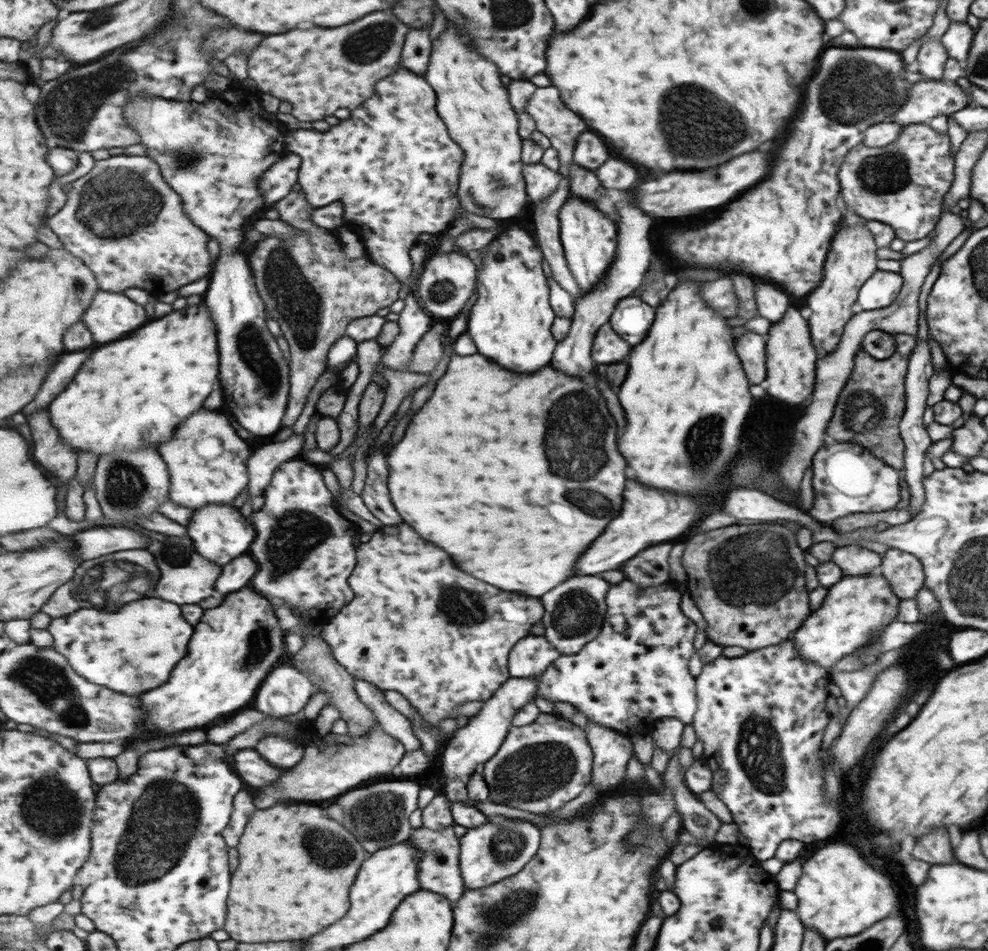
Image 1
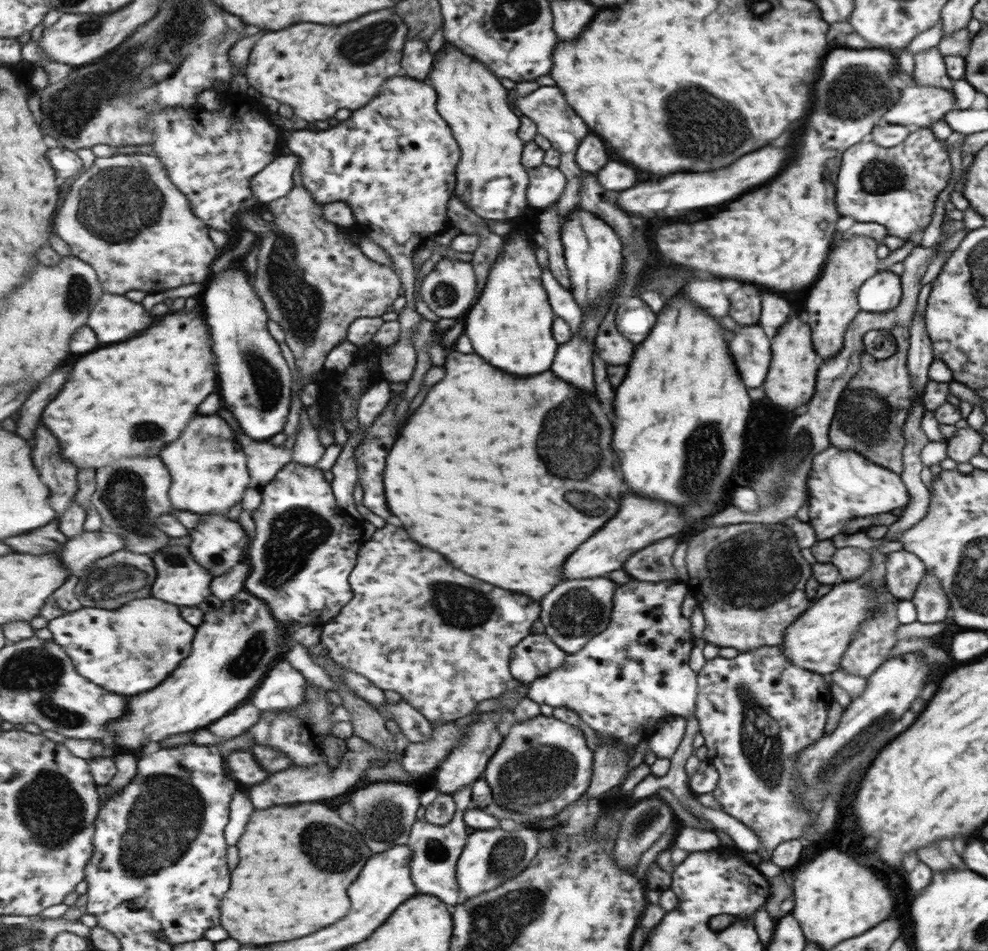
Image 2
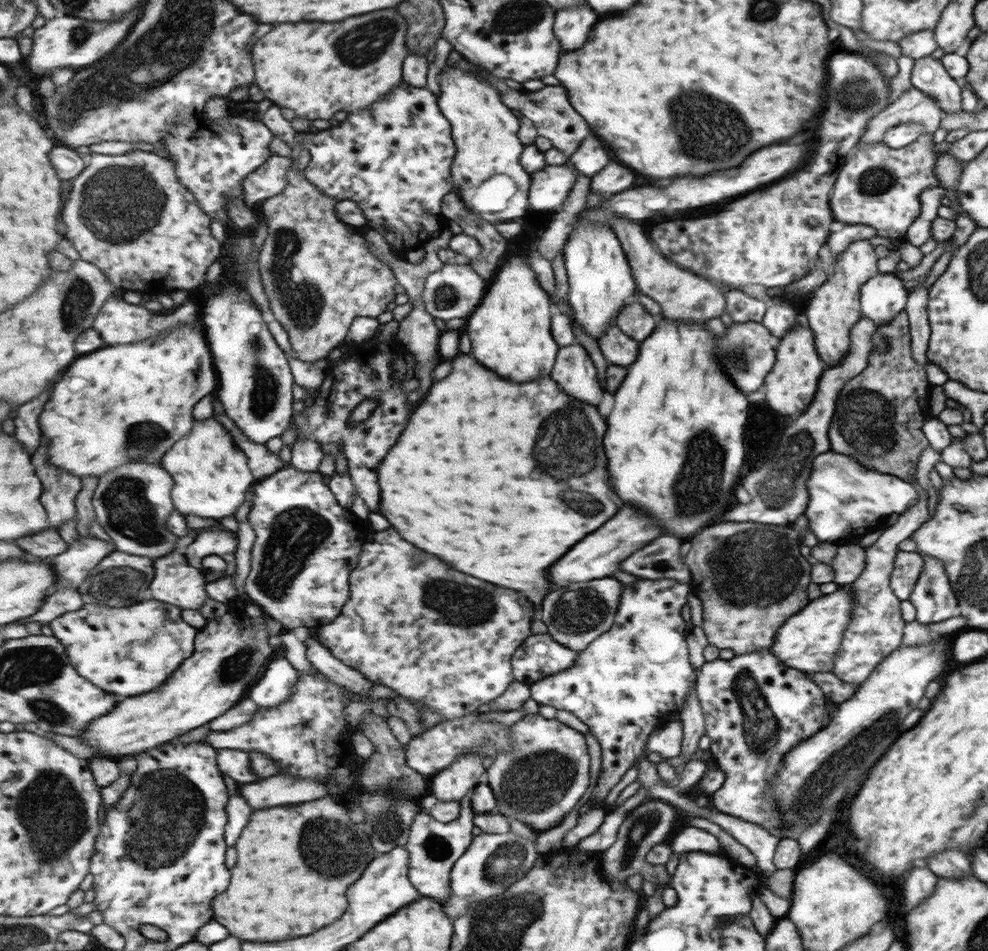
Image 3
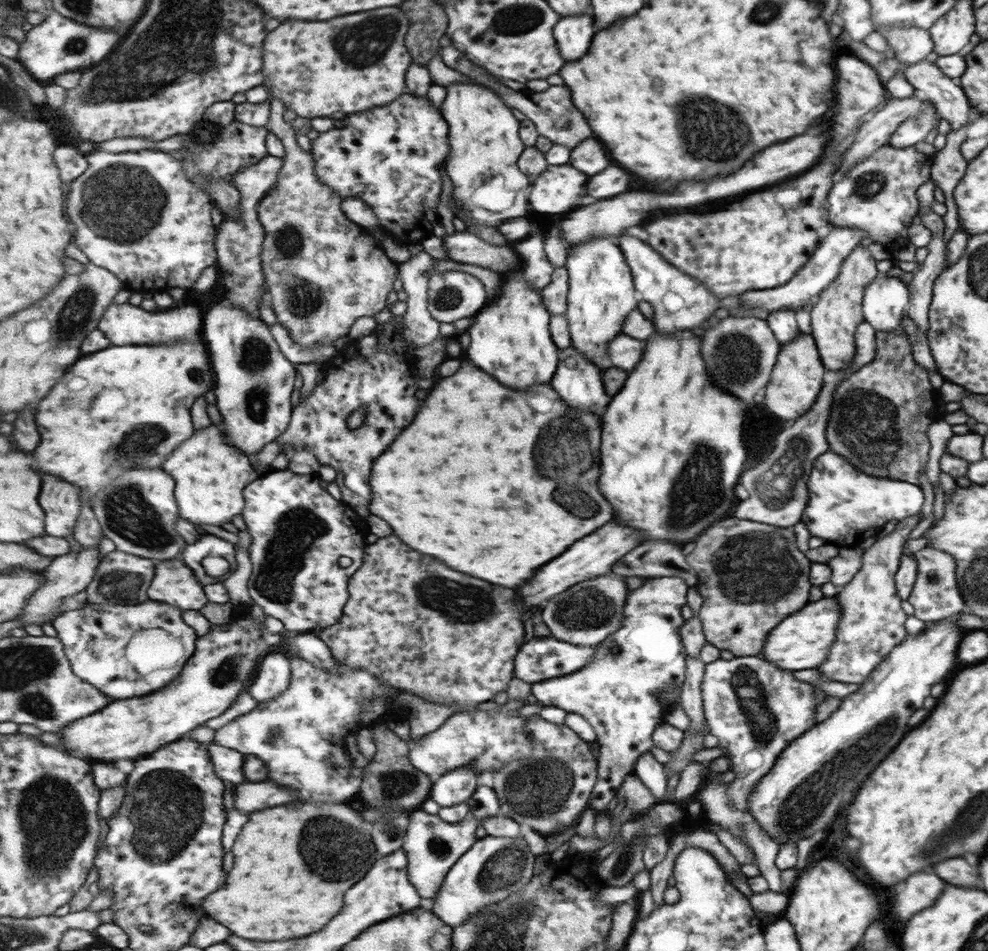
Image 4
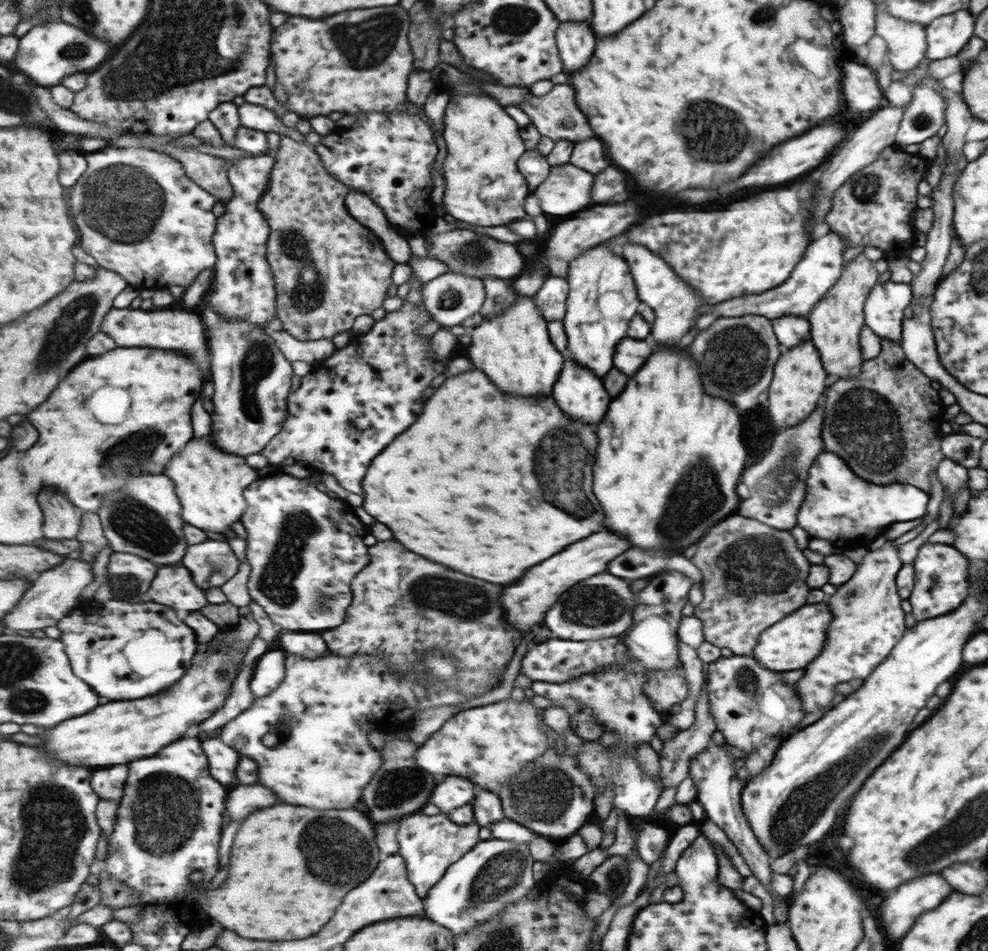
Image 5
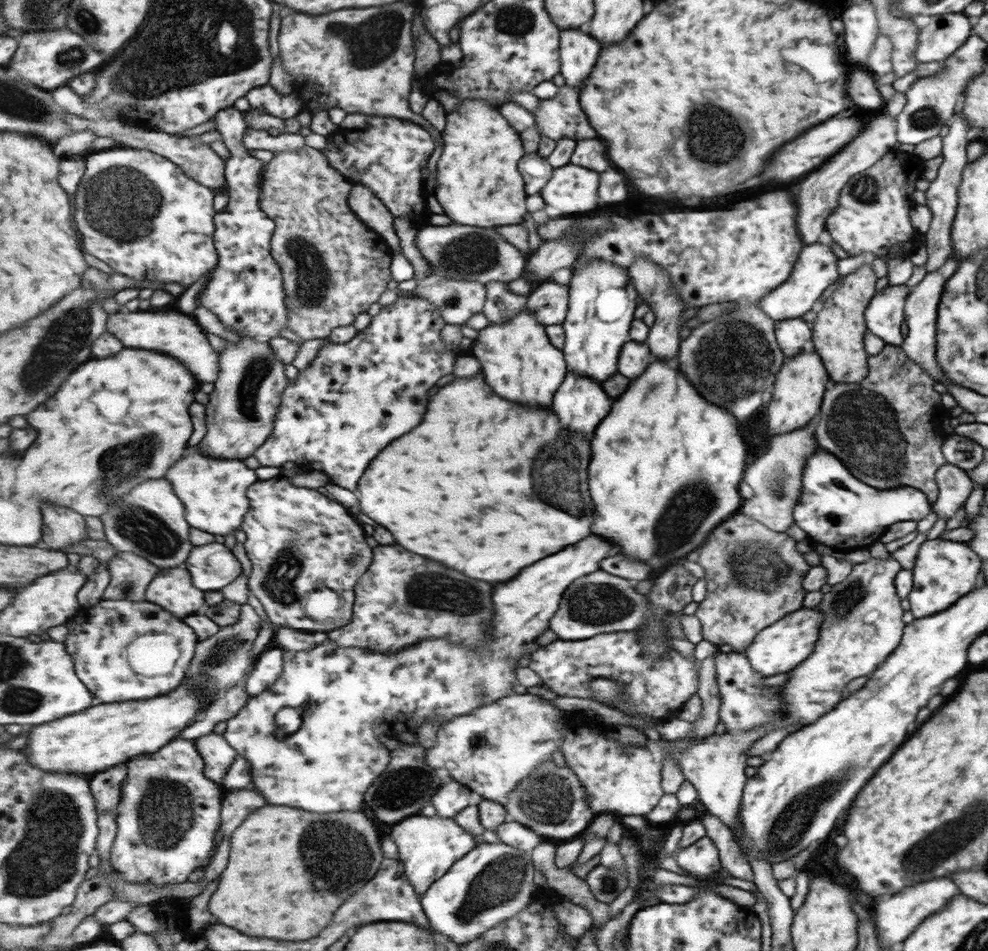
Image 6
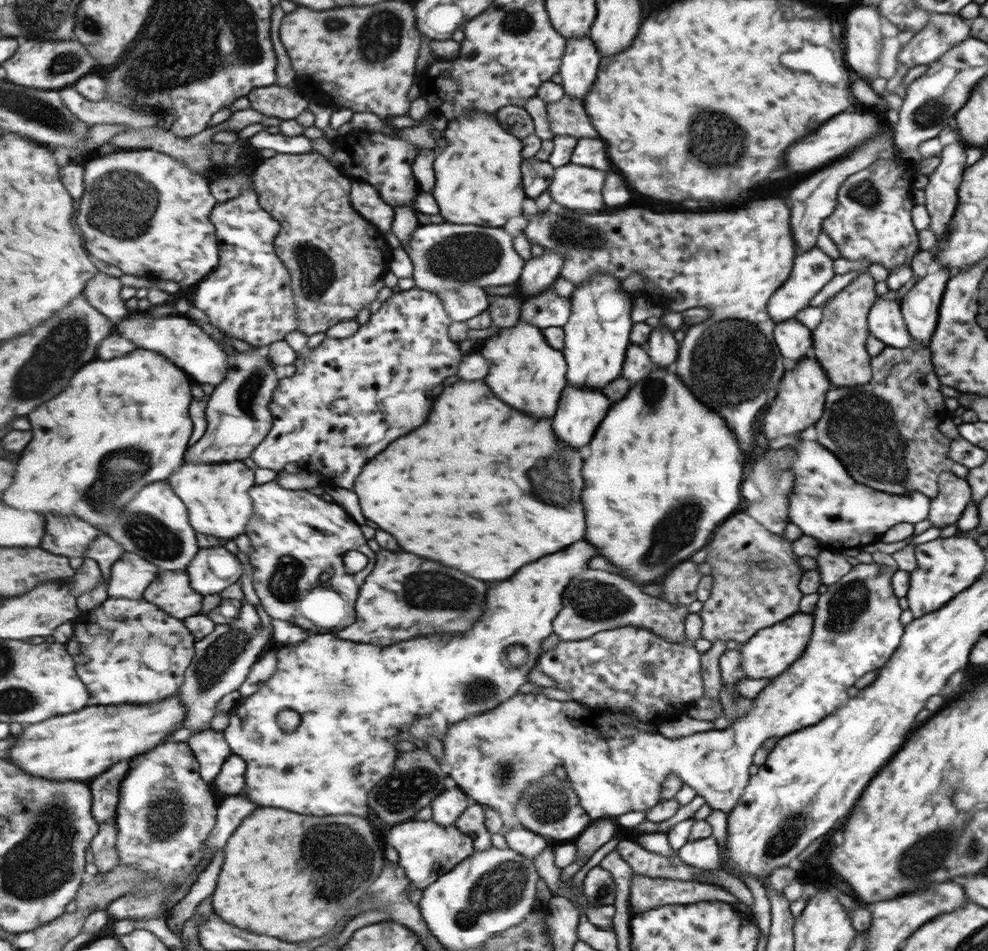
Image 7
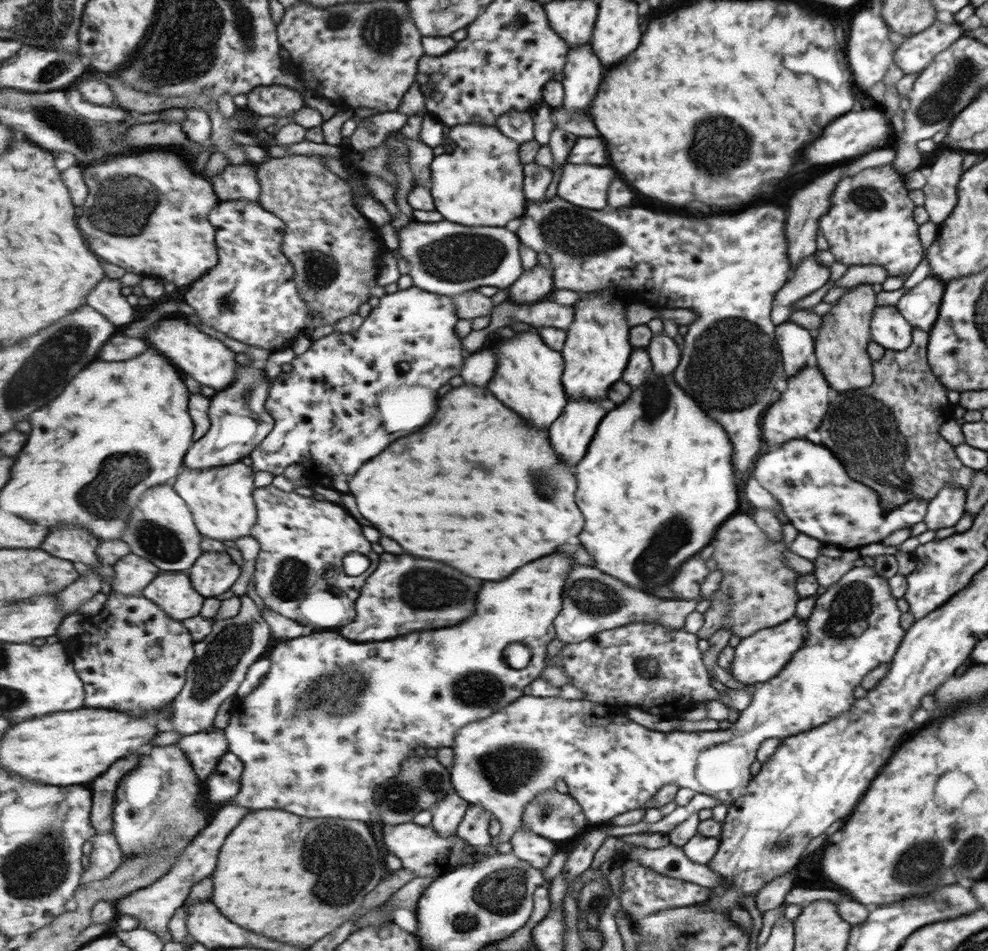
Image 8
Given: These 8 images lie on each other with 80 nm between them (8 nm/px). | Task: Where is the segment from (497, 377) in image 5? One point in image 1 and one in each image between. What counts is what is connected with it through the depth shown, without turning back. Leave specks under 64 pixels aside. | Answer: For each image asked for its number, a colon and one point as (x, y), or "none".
1: (511, 321)
2: (511, 325)
3: (511, 330)
4: (512, 339)

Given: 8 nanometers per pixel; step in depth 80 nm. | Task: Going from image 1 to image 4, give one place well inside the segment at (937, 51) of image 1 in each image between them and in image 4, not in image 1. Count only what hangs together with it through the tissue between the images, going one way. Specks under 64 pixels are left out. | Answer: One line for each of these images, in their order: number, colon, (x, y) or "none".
2: (929, 70)
3: (928, 74)
4: (949, 100)

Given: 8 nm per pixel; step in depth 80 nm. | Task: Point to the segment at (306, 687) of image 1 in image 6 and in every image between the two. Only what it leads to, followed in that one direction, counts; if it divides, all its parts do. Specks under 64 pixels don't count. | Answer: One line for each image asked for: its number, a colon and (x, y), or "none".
2: (284, 688)
3: (278, 683)
4: (273, 677)
5: (270, 672)
6: (267, 670)

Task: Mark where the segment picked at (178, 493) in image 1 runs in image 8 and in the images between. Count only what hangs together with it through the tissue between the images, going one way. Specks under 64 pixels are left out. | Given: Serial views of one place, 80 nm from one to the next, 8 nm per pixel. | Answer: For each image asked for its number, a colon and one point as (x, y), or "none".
2: (211, 476)
3: (211, 474)
4: (211, 475)
5: (210, 482)
6: (214, 490)
7: (217, 496)
8: (222, 499)

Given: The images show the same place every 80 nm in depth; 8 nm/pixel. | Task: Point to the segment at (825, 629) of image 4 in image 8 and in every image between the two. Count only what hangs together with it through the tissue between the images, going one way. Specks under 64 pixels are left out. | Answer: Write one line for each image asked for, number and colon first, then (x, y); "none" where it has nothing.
5: (791, 643)
6: (779, 647)
7: (769, 651)
8: (759, 657)

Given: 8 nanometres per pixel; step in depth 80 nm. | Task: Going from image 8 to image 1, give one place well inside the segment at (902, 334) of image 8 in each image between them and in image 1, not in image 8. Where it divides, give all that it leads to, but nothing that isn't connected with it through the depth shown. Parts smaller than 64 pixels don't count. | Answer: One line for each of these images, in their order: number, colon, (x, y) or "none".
1: (881, 289)
2: (880, 293)
3: (882, 297)
4: (883, 303)
5: (885, 308)
6: (884, 316)
7: (884, 319)

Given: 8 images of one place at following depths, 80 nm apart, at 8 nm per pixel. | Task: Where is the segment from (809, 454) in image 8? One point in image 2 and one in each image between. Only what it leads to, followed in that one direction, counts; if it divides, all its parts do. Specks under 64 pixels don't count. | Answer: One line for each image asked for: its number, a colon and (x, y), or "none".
2: (842, 485)
3: (843, 494)
4: (845, 504)
5: (839, 506)
6: (834, 508)
7: (826, 503)

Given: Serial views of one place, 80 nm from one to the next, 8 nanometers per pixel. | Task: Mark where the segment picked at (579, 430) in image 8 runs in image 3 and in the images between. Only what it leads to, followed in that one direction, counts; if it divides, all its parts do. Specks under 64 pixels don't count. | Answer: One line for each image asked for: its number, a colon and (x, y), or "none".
3: (574, 369)
4: (578, 380)
5: (581, 392)
6: (580, 402)
7: (581, 409)

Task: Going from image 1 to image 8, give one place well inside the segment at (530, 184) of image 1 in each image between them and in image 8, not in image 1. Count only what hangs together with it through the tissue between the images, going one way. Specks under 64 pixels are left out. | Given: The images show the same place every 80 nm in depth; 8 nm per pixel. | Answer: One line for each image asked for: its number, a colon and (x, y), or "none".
2: (548, 184)
3: (551, 186)
4: (558, 190)
5: (566, 190)
6: (571, 189)
7: (578, 188)
8: (583, 185)

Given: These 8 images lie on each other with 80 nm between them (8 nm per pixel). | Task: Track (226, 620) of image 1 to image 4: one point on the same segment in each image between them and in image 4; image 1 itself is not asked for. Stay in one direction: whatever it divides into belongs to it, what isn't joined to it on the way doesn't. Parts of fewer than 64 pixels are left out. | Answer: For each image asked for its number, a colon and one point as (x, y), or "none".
2: (236, 647)
3: (232, 652)
4: (226, 661)

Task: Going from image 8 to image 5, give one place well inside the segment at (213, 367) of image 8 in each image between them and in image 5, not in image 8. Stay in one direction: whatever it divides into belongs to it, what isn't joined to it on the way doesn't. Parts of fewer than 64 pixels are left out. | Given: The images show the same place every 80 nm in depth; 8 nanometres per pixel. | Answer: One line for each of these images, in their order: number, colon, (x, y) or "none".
5: (184, 330)
6: (174, 333)
7: (186, 344)

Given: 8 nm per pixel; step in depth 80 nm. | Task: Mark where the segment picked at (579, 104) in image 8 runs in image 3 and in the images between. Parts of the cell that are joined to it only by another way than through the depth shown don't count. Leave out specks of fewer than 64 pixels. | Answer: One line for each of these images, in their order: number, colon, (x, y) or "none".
3: (571, 25)
4: (573, 33)
5: (576, 42)
6: (578, 51)
7: (580, 60)

